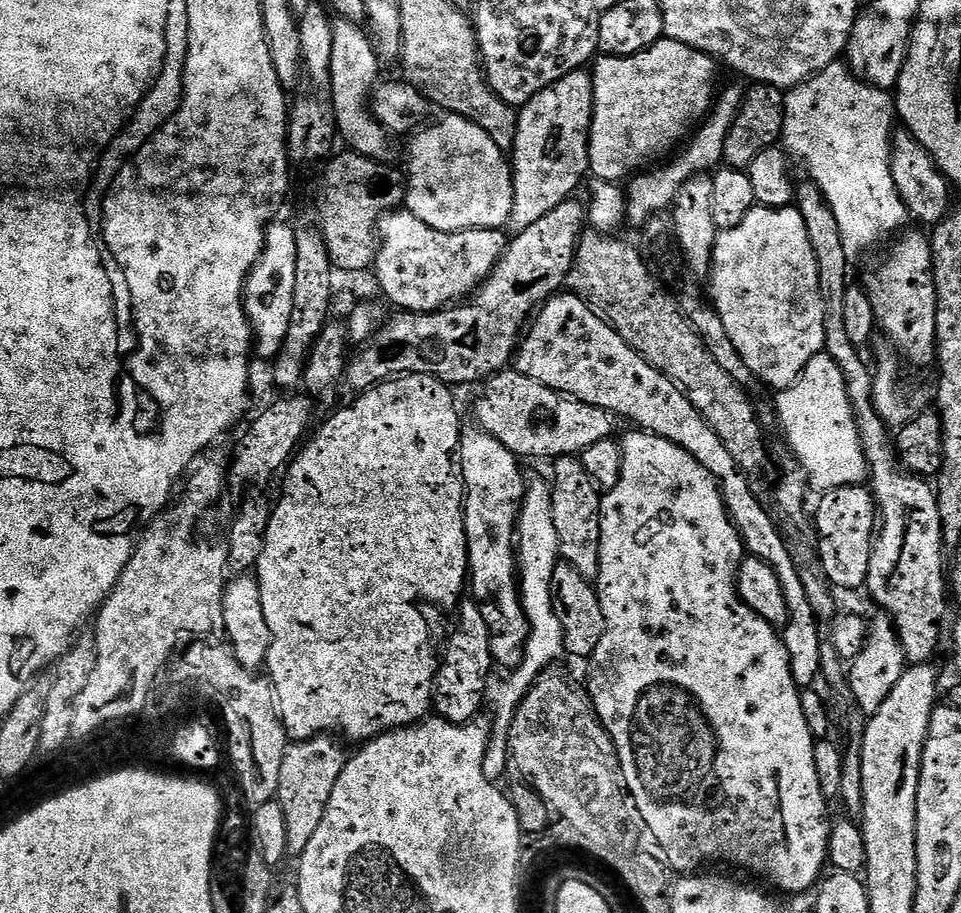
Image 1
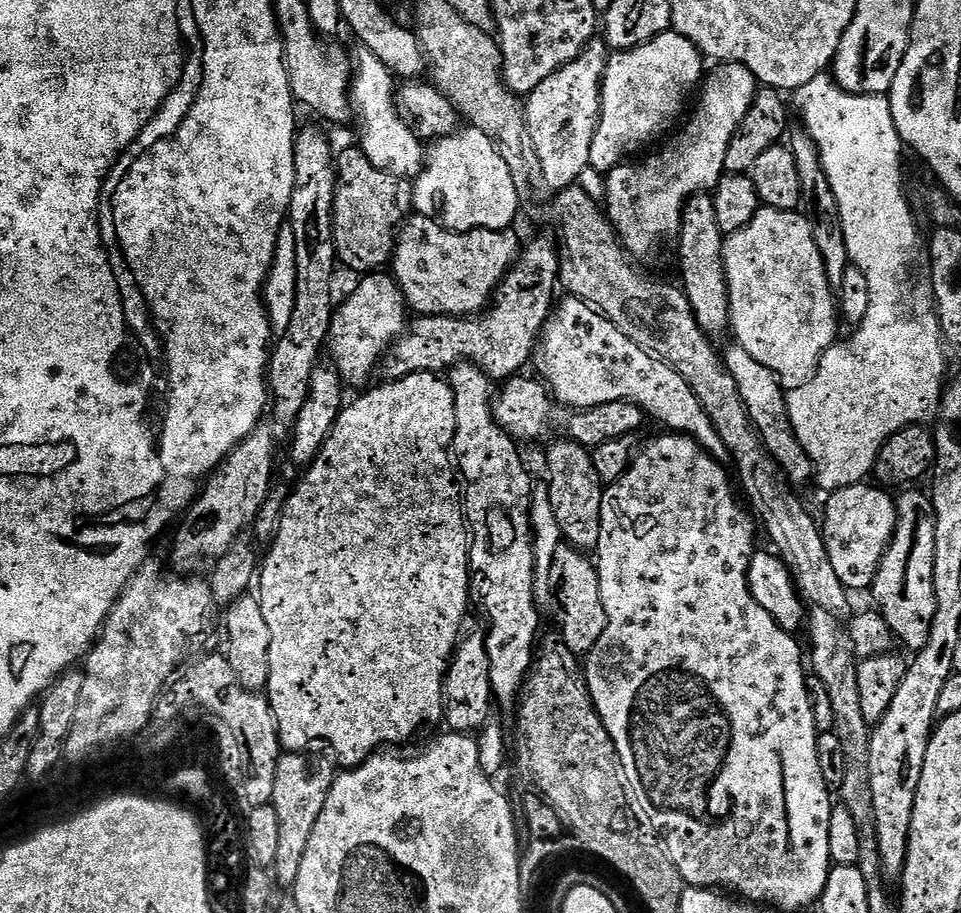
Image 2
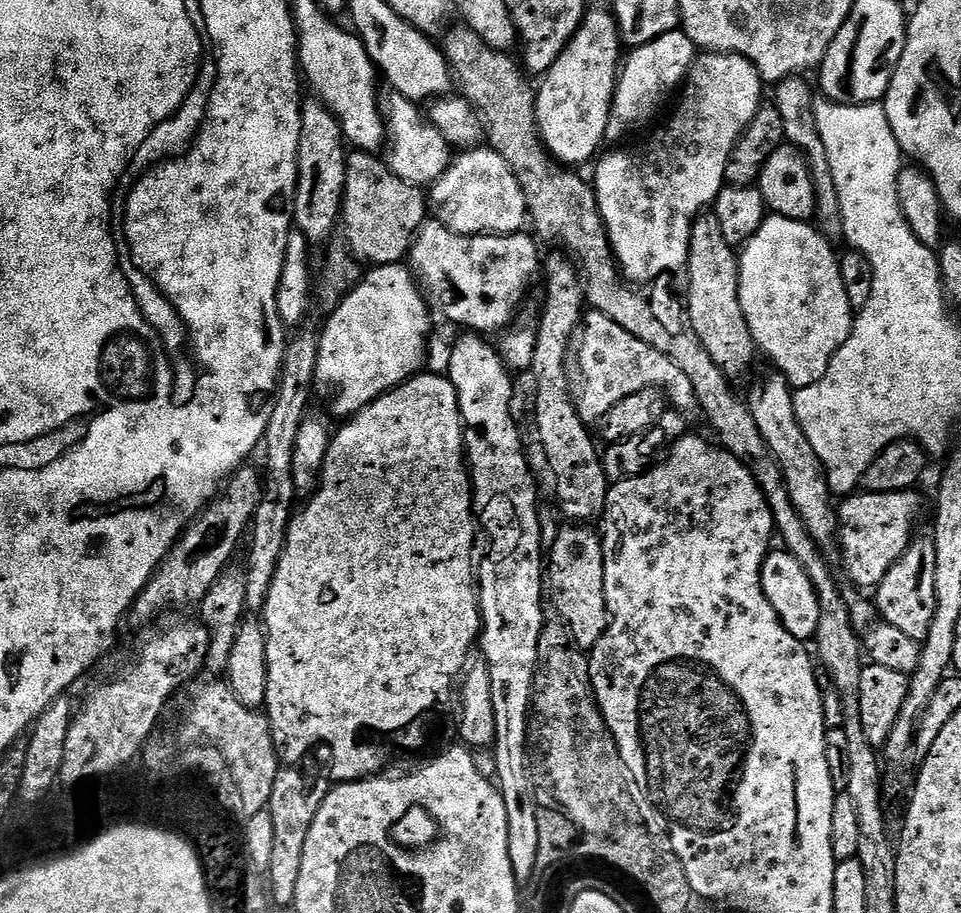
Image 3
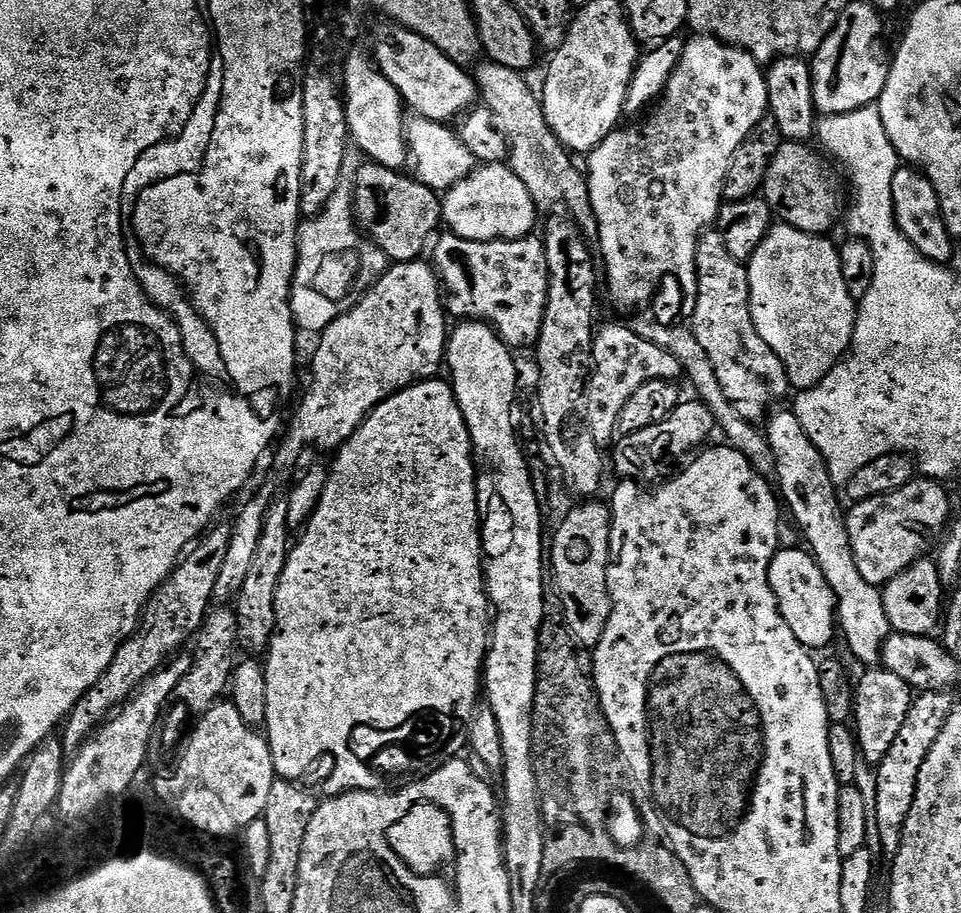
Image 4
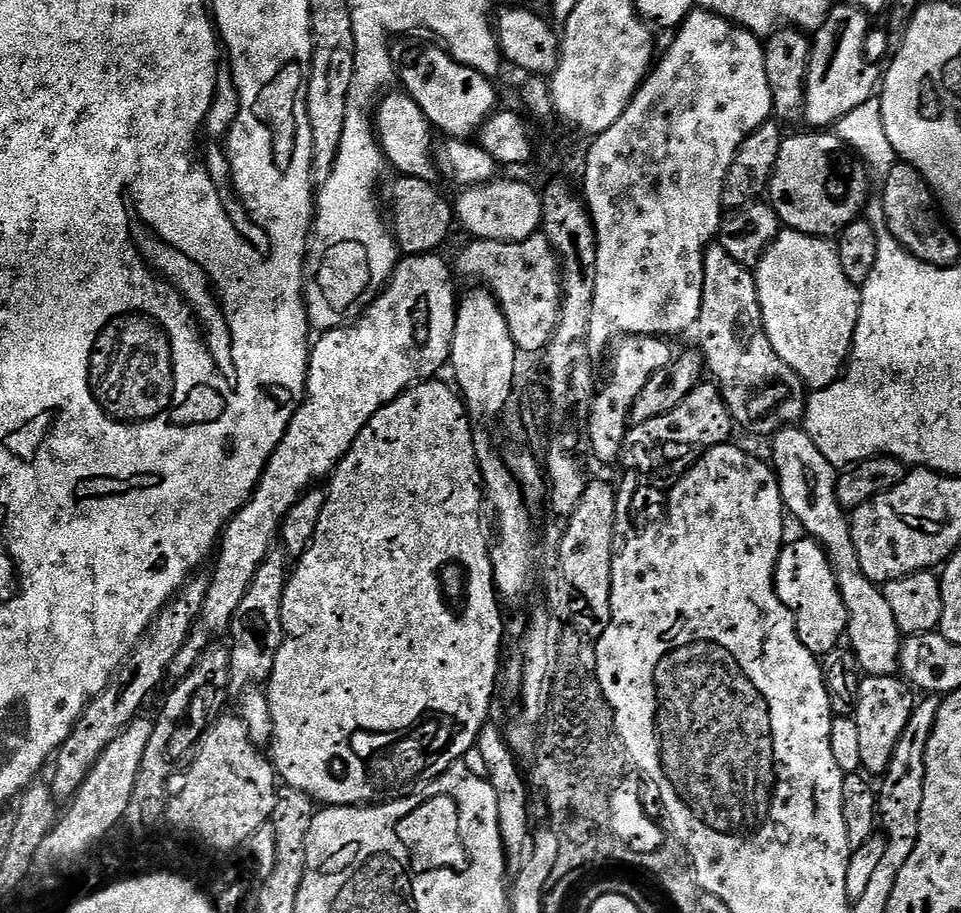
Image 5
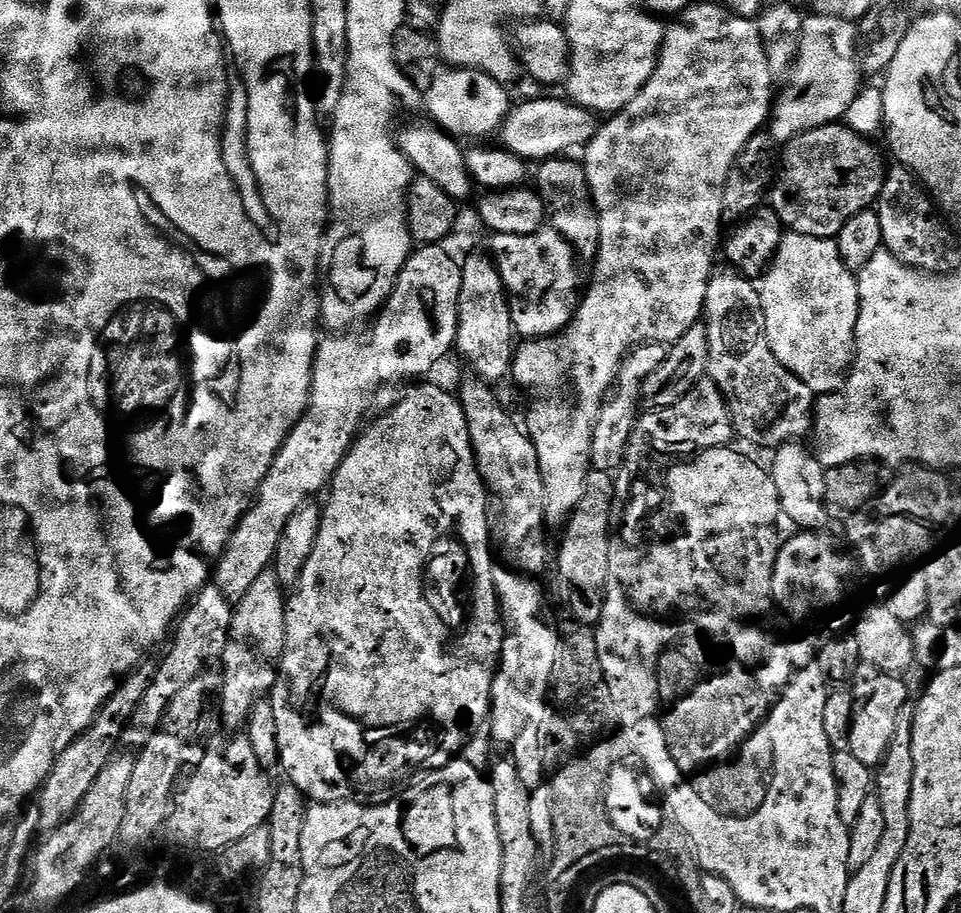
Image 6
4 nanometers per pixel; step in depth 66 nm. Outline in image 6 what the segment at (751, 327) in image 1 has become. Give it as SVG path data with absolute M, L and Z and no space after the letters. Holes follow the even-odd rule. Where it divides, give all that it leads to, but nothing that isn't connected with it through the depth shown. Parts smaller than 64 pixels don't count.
M788 232L782 238L771 267L764 273L759 290L764 313L766 314L764 329L768 335L770 346L774 350L774 358L778 358L778 362L782 362L782 366L786 366L786 370L790 370L795 376L802 378L802 382L806 382L806 386L810 386L810 390L814 393L836 392L839 388L843 388L844 381L848 379L848 373L851 372L852 366L856 362L856 327L858 326L858 314L860 313L860 282L857 273L850 271L846 266L846 262L842 262L842 254L838 250L835 239L823 240L806 234Z

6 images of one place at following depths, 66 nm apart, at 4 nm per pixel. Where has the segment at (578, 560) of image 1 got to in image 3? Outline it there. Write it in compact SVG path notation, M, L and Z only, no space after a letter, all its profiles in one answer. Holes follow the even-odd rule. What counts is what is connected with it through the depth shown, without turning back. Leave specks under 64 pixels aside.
M560 252L549 260L547 257L542 268L543 275L548 275L548 285L544 288L544 308L540 312L540 329L530 369L531 375L536 375L536 432L540 435L548 468L556 479L556 500L561 514L568 519L565 521L592 522L595 516L596 519L603 517L610 483L604 473L601 449L596 449L597 441L594 436L592 441L589 425L584 423L577 401L576 404L572 401L574 384L568 381L570 349L586 315L586 301L579 268Z

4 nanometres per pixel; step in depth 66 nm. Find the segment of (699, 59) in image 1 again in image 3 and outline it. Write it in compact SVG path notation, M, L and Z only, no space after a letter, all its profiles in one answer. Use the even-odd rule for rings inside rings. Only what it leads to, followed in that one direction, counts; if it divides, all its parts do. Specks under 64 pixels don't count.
M683 30L662 34L662 38L654 38L654 42L646 46L631 49L623 61L620 79L616 81L607 139L620 140L631 128L640 128L643 124L650 123L659 114L660 107L677 95L697 57L696 45Z

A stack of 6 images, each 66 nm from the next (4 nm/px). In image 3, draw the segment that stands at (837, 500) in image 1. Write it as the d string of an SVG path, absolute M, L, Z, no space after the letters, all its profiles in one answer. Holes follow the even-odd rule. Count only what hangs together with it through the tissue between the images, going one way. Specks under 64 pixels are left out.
M863 490L841 499L838 504L838 549L844 555L844 568L848 576L860 588L874 590L886 578L886 574L902 558L905 550L911 546L914 533L917 531L916 519L920 516L919 491L891 492L890 494L874 494Z

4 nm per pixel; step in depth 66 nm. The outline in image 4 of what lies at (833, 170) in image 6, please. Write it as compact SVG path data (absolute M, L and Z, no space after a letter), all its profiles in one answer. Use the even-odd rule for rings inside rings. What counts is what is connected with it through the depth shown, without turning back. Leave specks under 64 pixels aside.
M804 142L781 144L764 179L762 199L768 203L779 223L819 236L828 234L839 220L841 223L842 208L840 212L840 192L827 162L808 147L812 146Z

